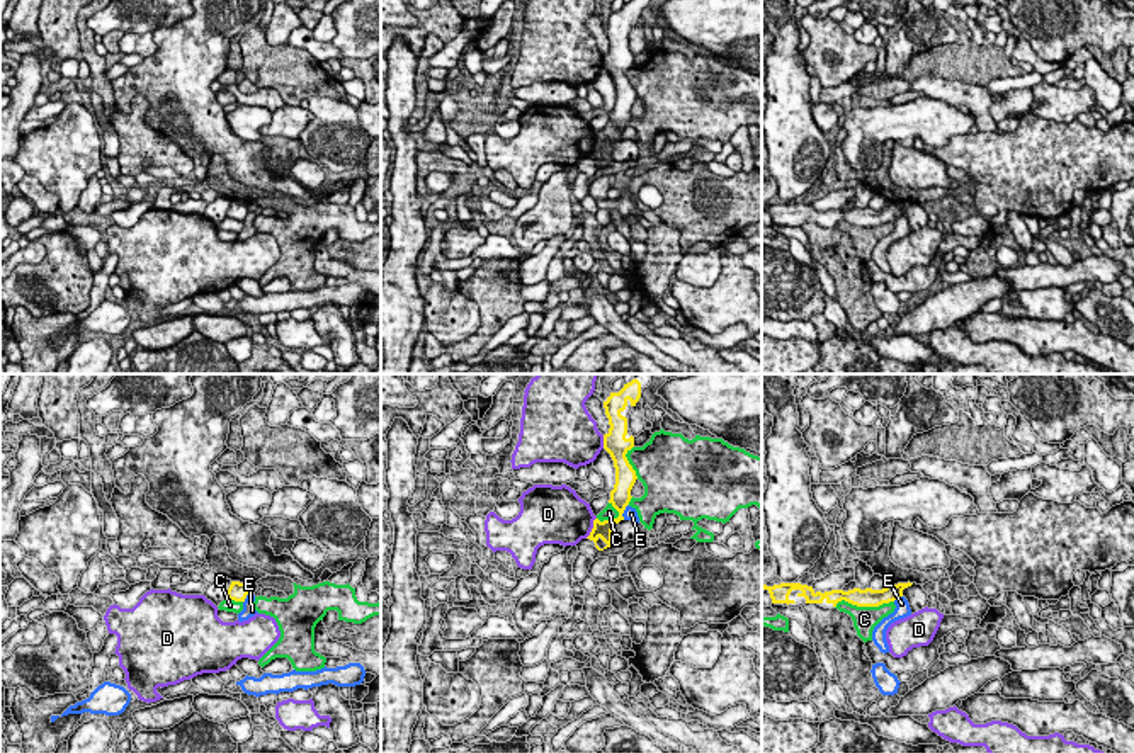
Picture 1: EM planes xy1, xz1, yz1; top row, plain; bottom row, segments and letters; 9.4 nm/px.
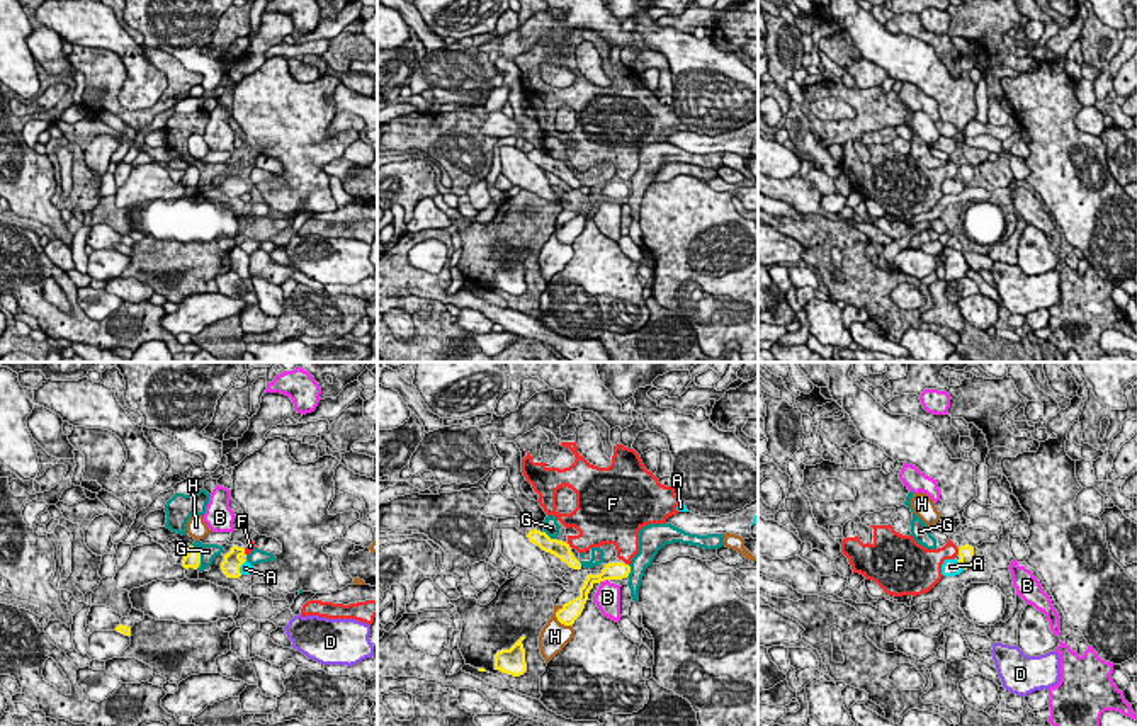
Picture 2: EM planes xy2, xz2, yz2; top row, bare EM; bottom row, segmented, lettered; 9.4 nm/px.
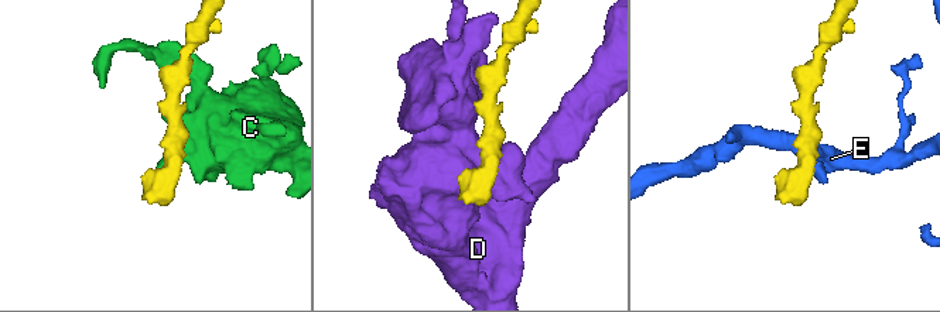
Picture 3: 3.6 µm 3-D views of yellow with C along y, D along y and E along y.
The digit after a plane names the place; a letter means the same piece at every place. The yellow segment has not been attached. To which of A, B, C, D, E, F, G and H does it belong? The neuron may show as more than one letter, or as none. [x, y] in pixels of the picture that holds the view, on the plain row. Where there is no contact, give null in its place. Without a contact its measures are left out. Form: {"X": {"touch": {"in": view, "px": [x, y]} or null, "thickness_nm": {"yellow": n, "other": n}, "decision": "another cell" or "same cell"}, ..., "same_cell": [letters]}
{"A": {"touch": {"in": "yz2", "px": [961, 182]}, "thickness_nm": {"yellow": 140, "other": 160}, "decision": "same cell"}, "B": {"touch": {"in": "xz2", "px": [602, 199]}, "thickness_nm": {"yellow": 160, "other": 240}, "decision": "another cell"}, "C": {"touch": {"in": "yz1", "px": [862, 225]}, "thickness_nm": {"yellow": 170, "other": 220}, "decision": "another cell"}, "D": {"touch": {"in": "xz1", "px": [594, 147]}, "thickness_nm": {"yellow": 160, "other": 440}, "decision": "another cell"}, "E": {"touch": {"in": "xz1", "px": [623, 131]}, "thickness_nm": {"yellow": 190, "other": 130}, "decision": "another cell"}, "F": {"touch": {"in": "yz2", "px": [959, 170]}, "thickness_nm": {"yellow": 140, "other": 190}, "decision": "another cell"}, "G": {"touch": {"in": "xy2", "px": [199, 172]}, "thickness_nm": {"yellow": 160, "other": 160}, "decision": "another cell"}, "H": {"touch": {"in": "xz2", "px": [558, 238]}, "thickness_nm": {"yellow": 180, "other": 280}, "decision": "another cell"}, "same_cell": ["A"]}

